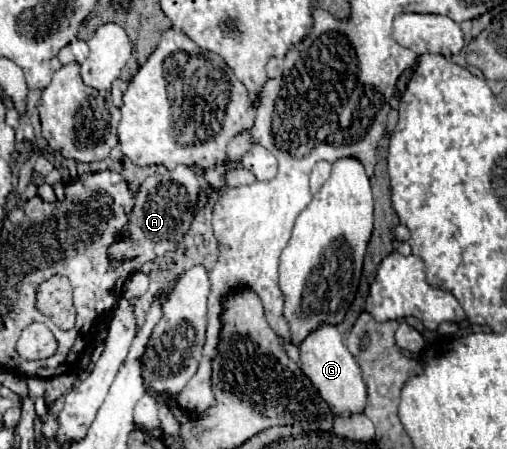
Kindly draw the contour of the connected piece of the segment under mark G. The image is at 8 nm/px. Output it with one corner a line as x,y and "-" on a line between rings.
323,324
319,330
309,334
305,342
299,346
301,370
313,382
319,396
333,408
335,416
343,414
363,414
367,408
367,386
361,376
361,368
345,348
341,340
341,332
335,326

